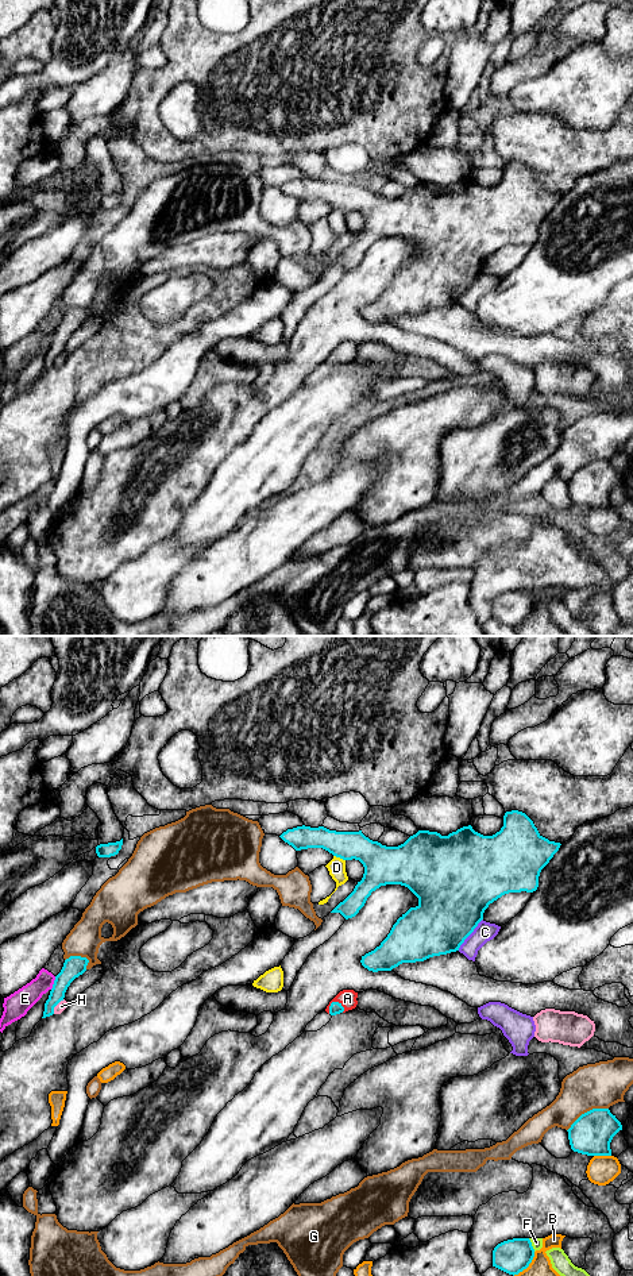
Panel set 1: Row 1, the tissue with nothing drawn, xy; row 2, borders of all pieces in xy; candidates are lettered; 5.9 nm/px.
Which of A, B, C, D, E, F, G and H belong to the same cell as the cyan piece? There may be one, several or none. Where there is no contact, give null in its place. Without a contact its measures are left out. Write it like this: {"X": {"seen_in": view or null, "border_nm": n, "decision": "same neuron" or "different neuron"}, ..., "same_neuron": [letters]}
{"A": {"seen_in": "xy", "border_nm": 110, "decision": "same neuron"}, "B": {"seen_in": "xy", "border_nm": 100, "decision": "different neuron"}, "C": {"seen_in": "xy", "border_nm": 240, "decision": "different neuron"}, "D": {"seen_in": "xy", "border_nm": 80, "decision": "different neuron"}, "E": {"seen_in": "xy", "border_nm": 90, "decision": "different neuron"}, "F": {"seen_in": "xy", "border_nm": 90, "decision": "different neuron"}, "G": {"seen_in": "xy", "border_nm": 280, "decision": "different neuron"}, "H": {"seen_in": "xy", "border_nm": 110, "decision": "different neuron"}, "same_neuron": ["A"]}

